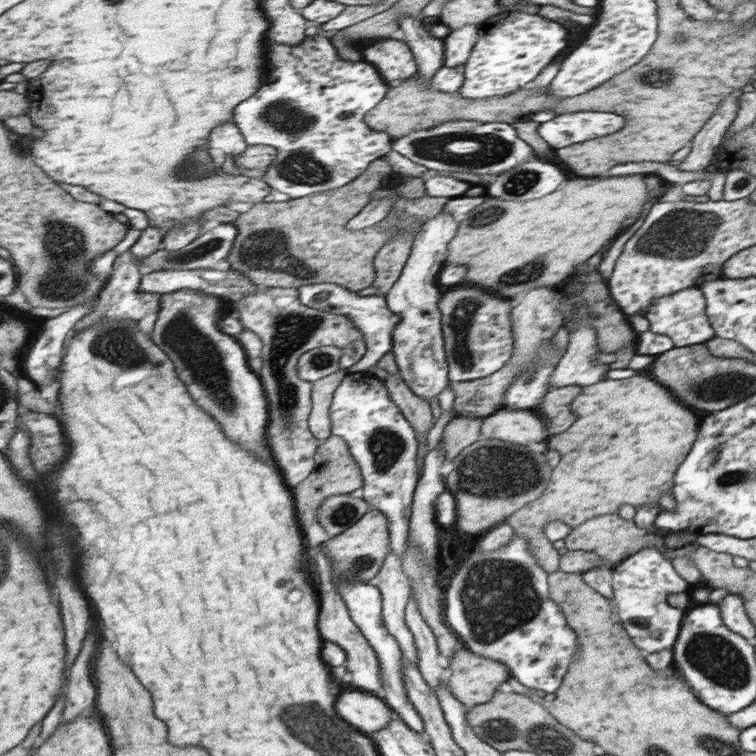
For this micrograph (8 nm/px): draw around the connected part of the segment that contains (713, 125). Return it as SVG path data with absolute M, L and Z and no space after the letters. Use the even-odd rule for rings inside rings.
M730 94L730 97L725 98L721 106L718 106L713 118L710 118L710 121L707 121L704 128L693 138L690 153L683 161L677 163L677 168L684 172L698 172L709 167L712 162L716 162L719 144L727 128L736 119L738 109L740 109L739 99Z

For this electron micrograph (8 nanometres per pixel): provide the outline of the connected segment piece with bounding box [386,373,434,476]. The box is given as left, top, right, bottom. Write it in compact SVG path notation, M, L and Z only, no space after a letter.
M389 374L386 377L386 387L393 401L401 410L401 414L410 421L410 425L416 431L416 439L418 439L418 476L422 474L422 464L427 454L427 435L429 430L434 426L431 406L428 400L420 398L413 393L408 383L400 374Z

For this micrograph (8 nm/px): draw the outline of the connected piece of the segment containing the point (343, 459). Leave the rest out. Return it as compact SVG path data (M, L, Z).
M330 435L326 441L316 448L314 454L316 469L311 472L294 489L294 498L297 499L298 514L302 514L307 521L315 516L317 508L326 500L326 497L334 494L349 494L362 488L364 476L361 474L361 467L349 450L349 445L342 437Z

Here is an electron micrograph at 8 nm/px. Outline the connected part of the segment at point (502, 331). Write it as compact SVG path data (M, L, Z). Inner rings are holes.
M458 286L440 300L443 340L446 342L446 360L450 380L462 382L489 377L500 370L513 354L513 333L510 300L496 298L494 294L478 288ZM474 298L474 308L472 308Z

